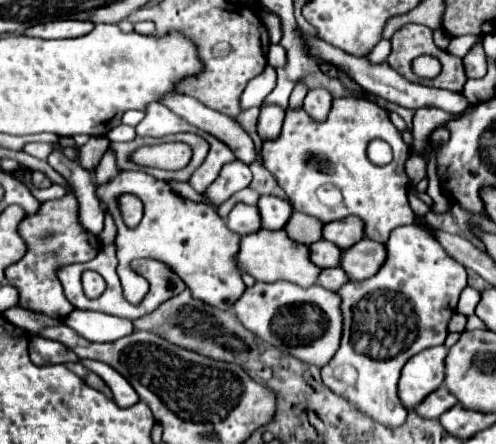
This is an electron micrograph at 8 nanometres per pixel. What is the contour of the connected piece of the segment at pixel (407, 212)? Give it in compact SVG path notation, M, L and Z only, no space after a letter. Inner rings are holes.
M340 97L332 101L332 111L326 121L316 123L312 121L302 109L298 111L286 111L284 127L278 139L262 143L262 159L266 169L276 177L278 185L286 191L294 211L306 213L310 217L320 219L322 223L330 223L336 219L344 219L348 215L356 215L364 221L364 237L372 241L386 243L392 229L400 225L414 223L416 215L408 205L408 187L410 179L404 173L404 161L410 155L410 147L402 141L400 131L392 125L388 119L388 113L378 107L376 103L360 97ZM370 139L382 139L386 141L394 151L394 161L378 167L372 165L366 157L366 145Z

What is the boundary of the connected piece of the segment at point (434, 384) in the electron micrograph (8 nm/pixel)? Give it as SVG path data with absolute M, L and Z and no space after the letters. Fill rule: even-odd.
M430 347L404 365L398 381L398 397L406 409L416 407L426 395L440 387L444 379L446 347Z

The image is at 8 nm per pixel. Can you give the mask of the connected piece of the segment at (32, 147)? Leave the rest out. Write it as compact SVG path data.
M34 142L26 144L23 151L31 152L33 157L40 160L45 160L52 151L58 148L60 148L58 143L56 145L56 143Z

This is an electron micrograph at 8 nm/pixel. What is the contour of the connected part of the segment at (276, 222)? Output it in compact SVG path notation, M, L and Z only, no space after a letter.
M260 197L258 199L258 211L262 219L262 227L266 229L282 229L292 213L292 207L288 201L278 197Z

